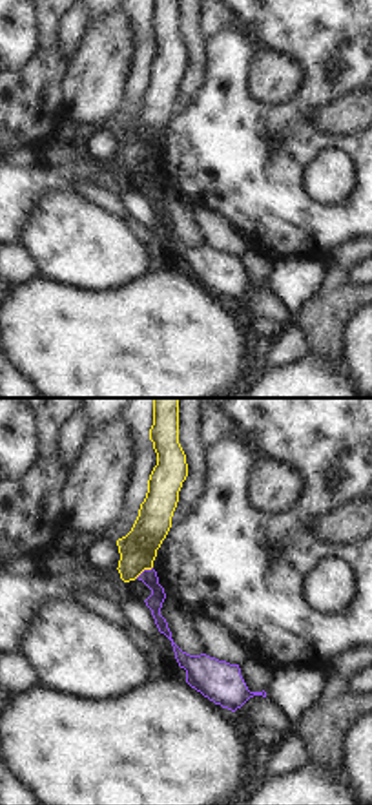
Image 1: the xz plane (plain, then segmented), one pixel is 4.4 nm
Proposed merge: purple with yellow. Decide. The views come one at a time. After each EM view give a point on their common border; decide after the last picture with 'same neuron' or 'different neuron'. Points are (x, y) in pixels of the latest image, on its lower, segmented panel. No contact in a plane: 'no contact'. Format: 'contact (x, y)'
contact (144, 570)

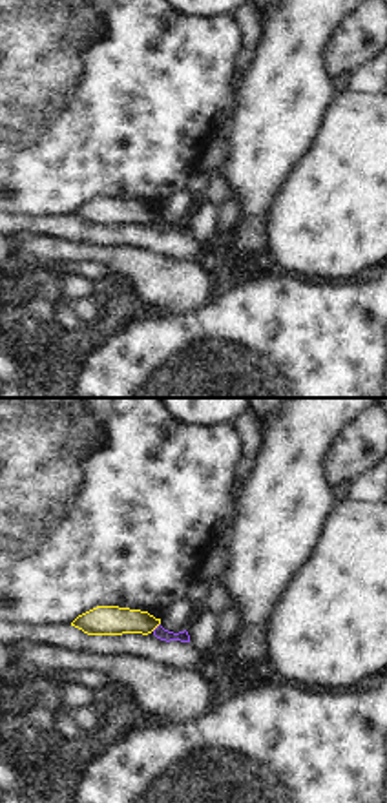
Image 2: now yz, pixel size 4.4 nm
contact (157, 626)

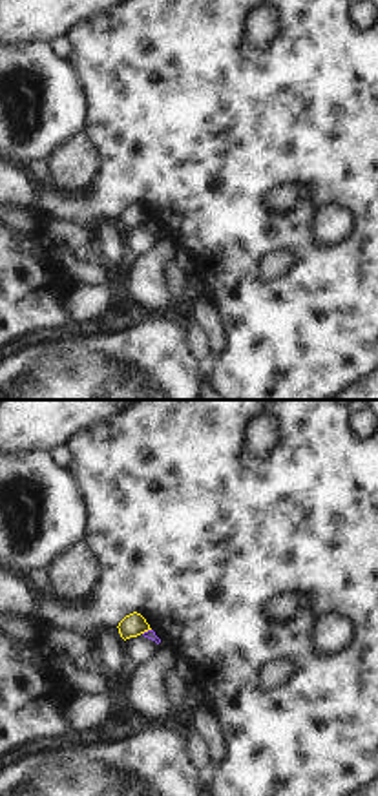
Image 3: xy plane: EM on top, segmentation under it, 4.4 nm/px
contact (148, 630)

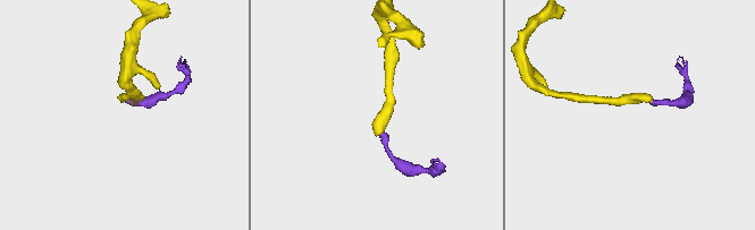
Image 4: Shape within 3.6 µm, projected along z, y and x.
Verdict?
different neuron

